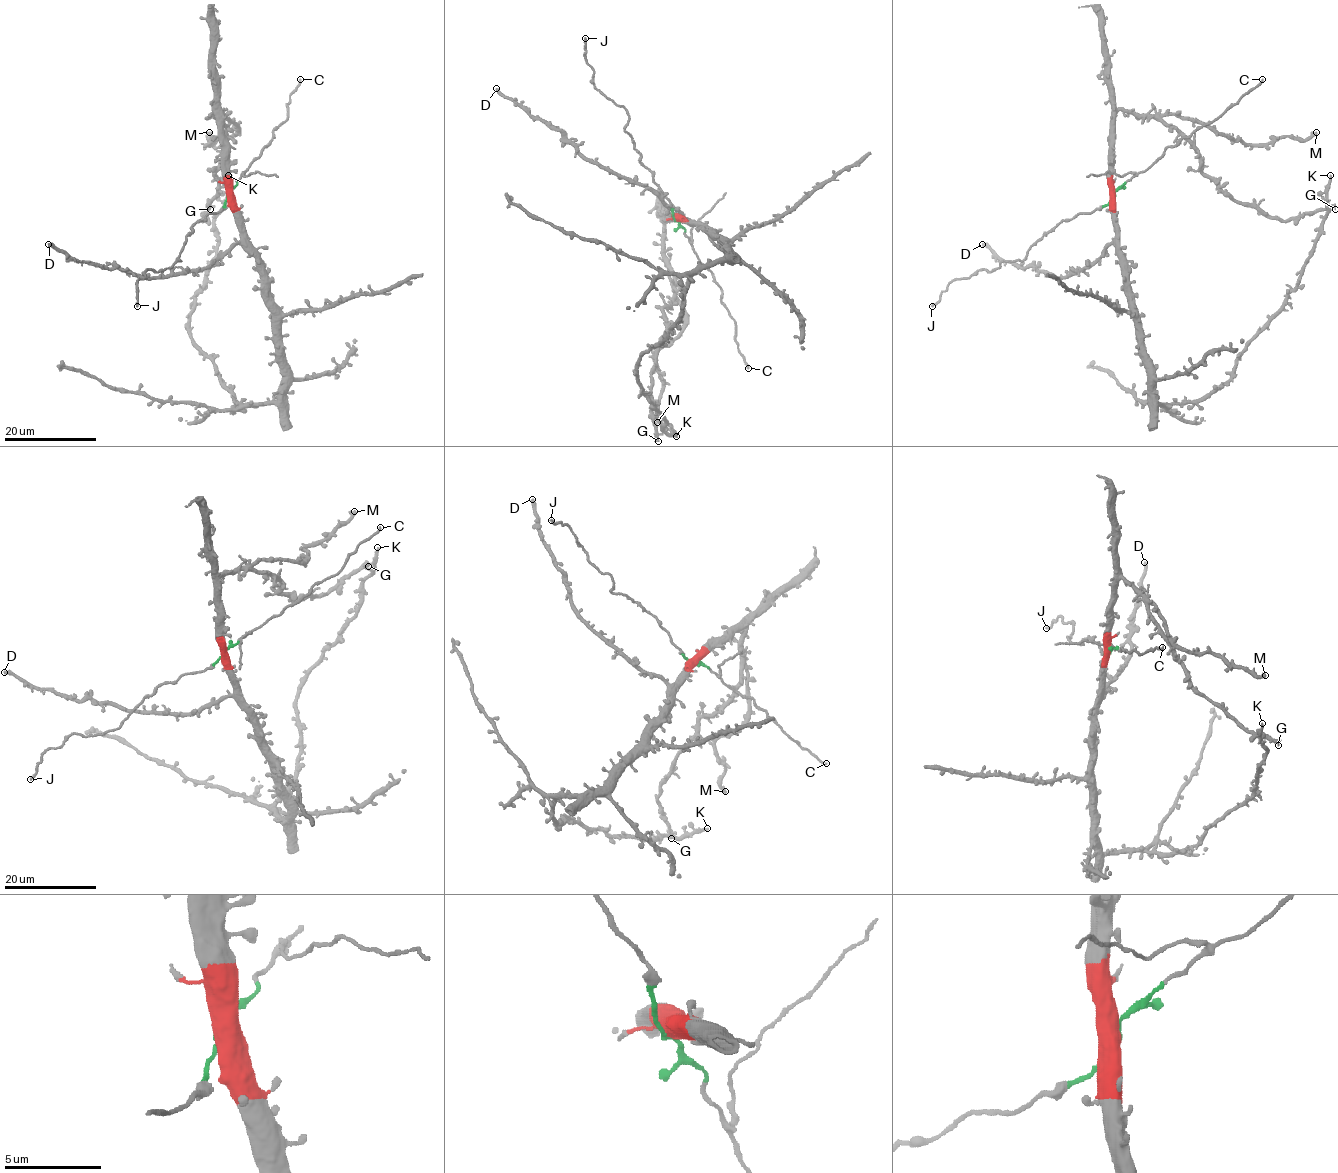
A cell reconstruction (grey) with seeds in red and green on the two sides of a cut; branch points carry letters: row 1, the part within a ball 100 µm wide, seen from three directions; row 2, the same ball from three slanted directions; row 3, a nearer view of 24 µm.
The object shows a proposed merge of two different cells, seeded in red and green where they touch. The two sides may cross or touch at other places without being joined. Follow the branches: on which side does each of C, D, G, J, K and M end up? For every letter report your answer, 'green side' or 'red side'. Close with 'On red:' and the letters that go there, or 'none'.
C: green side
D: red side
G: red side
J: green side
K: red side
M: red side
On red: D, G, K, M

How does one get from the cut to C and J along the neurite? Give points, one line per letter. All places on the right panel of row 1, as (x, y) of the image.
C: (1114, 194), (1124, 183), (1145, 171), (1167, 147), (1218, 118), (1262, 79)
J: (1114, 194), (1090, 213), (1063, 220), (1023, 259), (952, 281), (931, 306)

